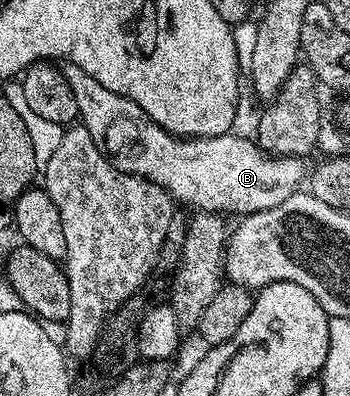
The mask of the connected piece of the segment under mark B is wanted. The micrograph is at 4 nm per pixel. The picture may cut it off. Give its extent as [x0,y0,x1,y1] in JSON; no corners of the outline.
[61,62,309,216]

